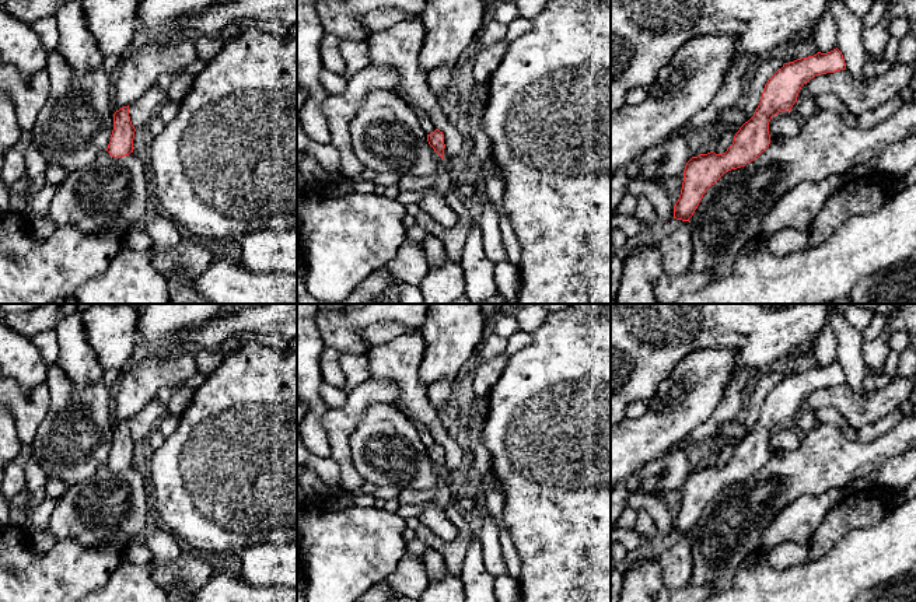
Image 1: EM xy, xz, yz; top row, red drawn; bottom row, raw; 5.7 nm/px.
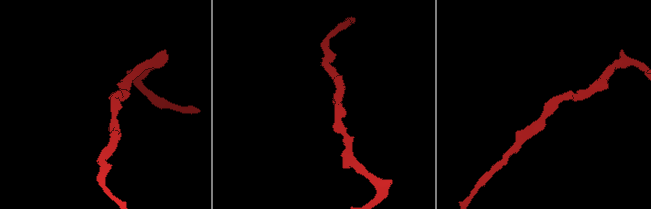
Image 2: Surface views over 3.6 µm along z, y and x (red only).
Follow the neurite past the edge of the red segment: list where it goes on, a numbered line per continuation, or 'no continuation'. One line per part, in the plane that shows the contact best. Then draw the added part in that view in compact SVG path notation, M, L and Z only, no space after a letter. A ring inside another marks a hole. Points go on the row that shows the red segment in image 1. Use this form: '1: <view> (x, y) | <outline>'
no continuation

